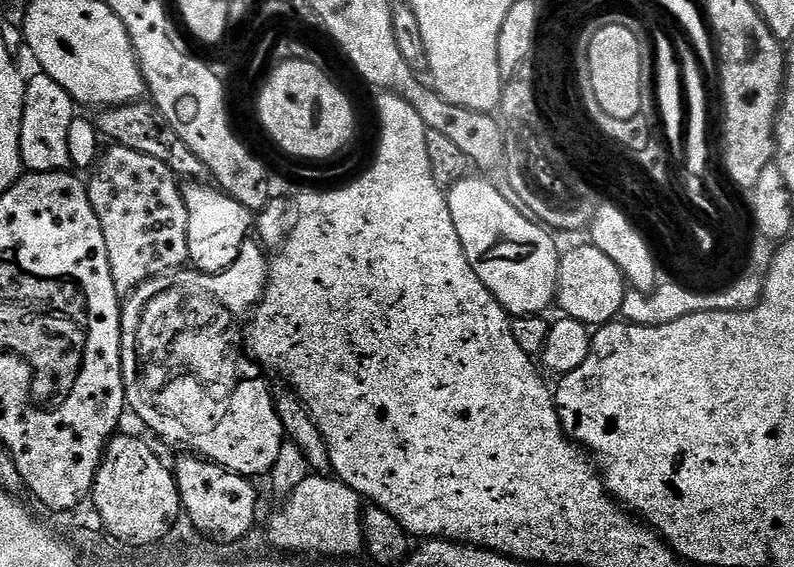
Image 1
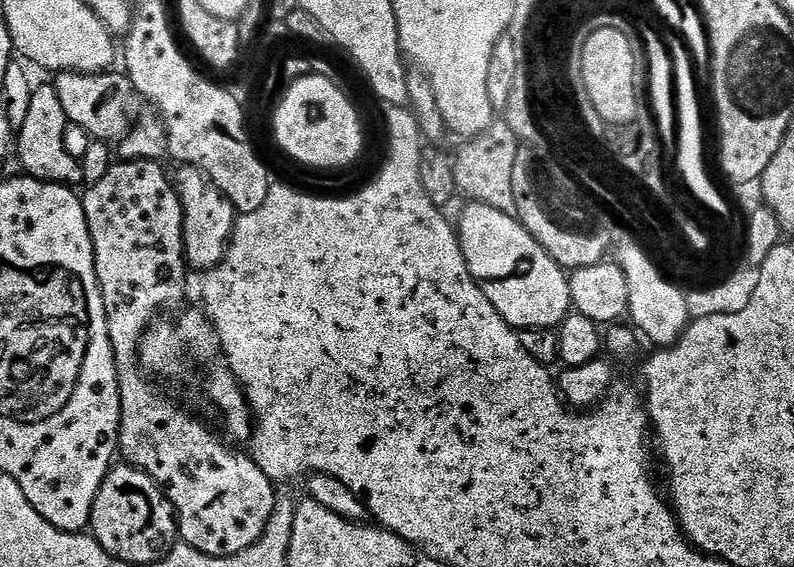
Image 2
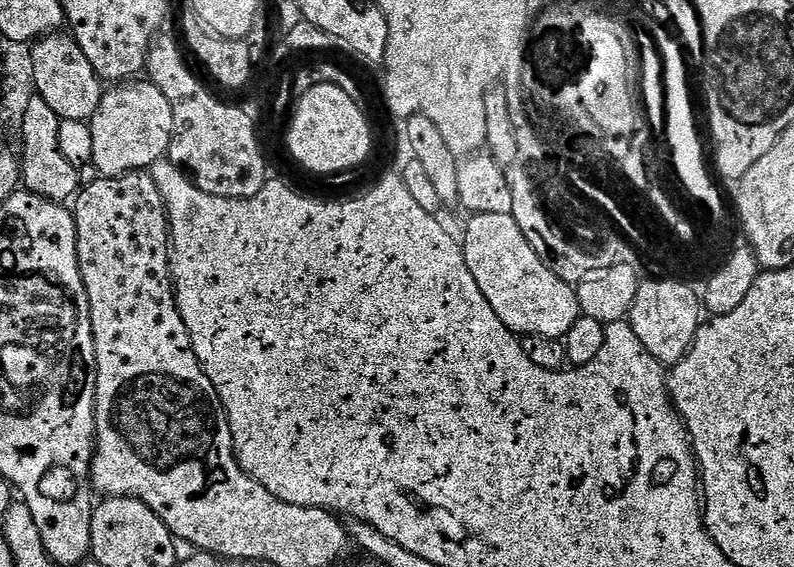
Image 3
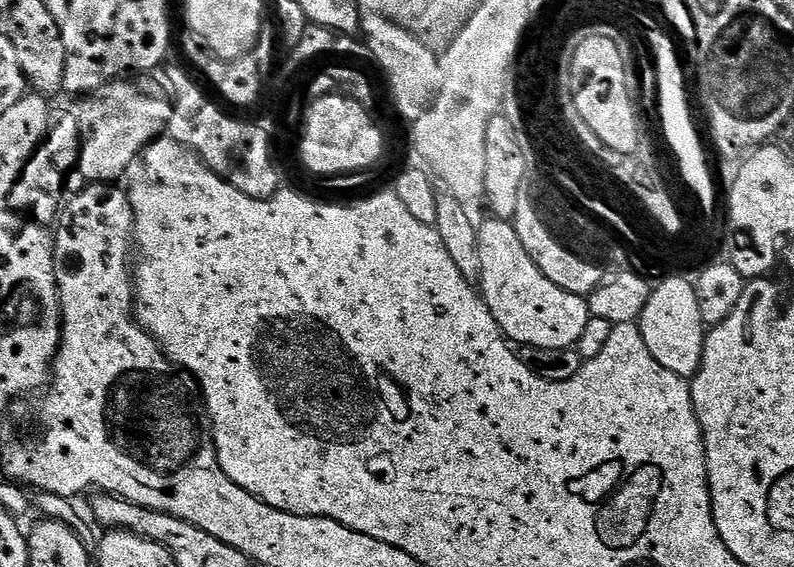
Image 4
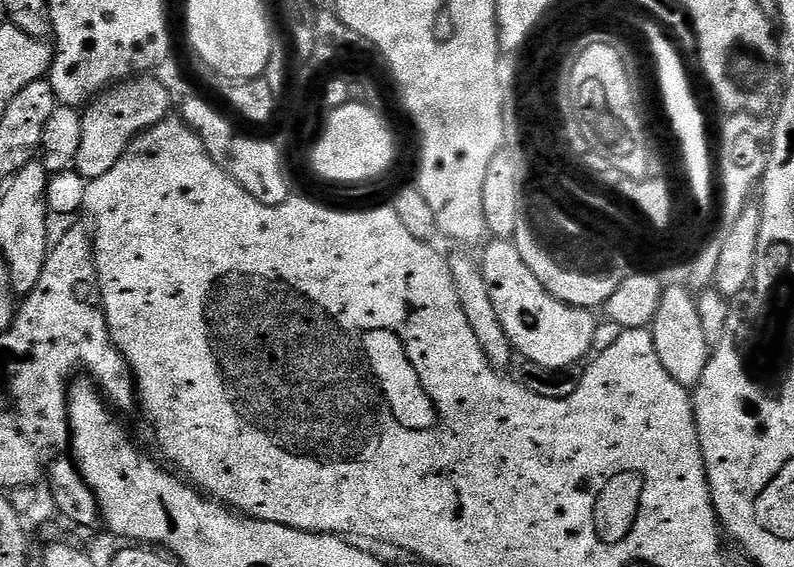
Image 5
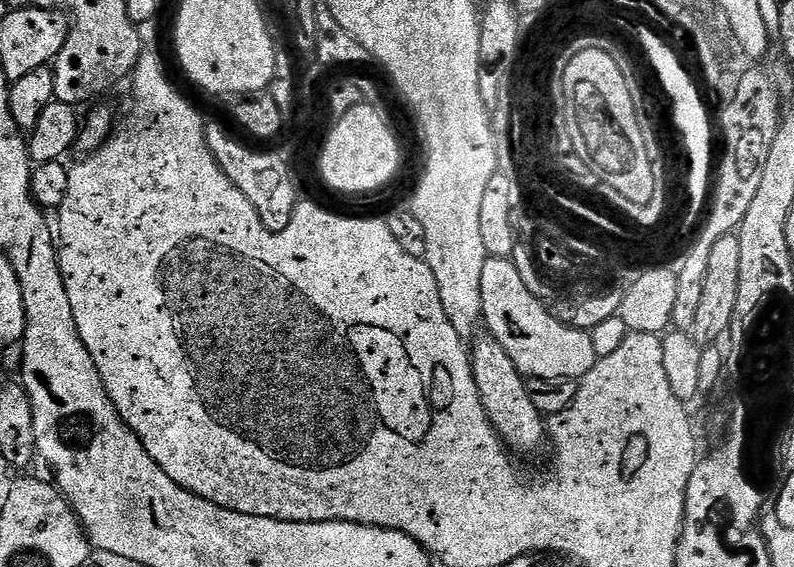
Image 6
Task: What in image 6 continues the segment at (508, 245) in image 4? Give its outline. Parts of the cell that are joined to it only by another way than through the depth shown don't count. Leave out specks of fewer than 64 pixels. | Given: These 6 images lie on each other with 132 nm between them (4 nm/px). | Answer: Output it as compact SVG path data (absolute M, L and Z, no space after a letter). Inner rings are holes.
M489 258L486 266L482 266L482 317L483 323L488 324L487 331L514 358L514 366L526 378L574 378L583 381L584 377L591 373L592 369L597 367L598 358L594 354L594 342L591 335L583 328L571 328L563 320L552 315L548 305L543 304L538 297L533 294L522 282L522 274L512 265L508 258Z

